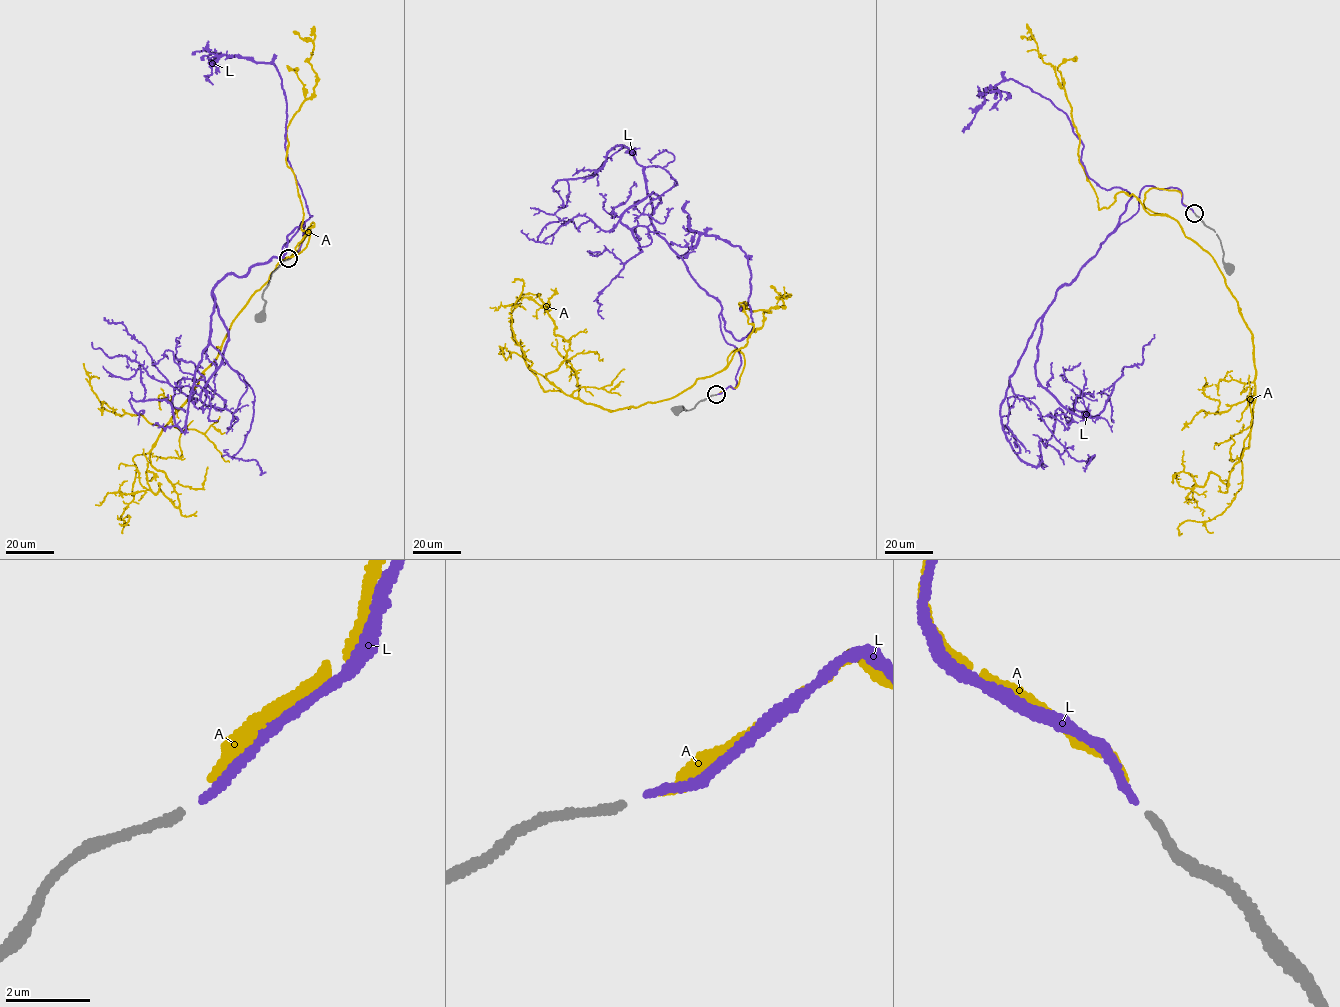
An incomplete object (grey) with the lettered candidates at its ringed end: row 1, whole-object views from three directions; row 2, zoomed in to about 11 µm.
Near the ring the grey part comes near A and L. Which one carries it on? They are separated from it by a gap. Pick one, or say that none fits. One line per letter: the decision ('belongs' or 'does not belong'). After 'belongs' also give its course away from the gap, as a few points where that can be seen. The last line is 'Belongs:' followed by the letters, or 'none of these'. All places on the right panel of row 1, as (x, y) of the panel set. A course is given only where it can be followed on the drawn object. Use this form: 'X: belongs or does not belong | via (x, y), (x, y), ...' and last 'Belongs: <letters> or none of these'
A: does not belong
L: belongs | via (1194, 212), (1176, 188), (1144, 186), (1036, 323), (1002, 429), (1036, 466), (1064, 416)
Belongs: L

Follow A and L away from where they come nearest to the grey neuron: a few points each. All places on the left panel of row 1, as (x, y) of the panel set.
A: (290, 257), (308, 226), (151, 450), (179, 506), (158, 484), (156, 494), (107, 493), (95, 505)
L: (289, 258), (303, 221), (285, 255), (213, 291), (184, 432), (168, 402), (143, 399), (139, 367), (102, 365)

